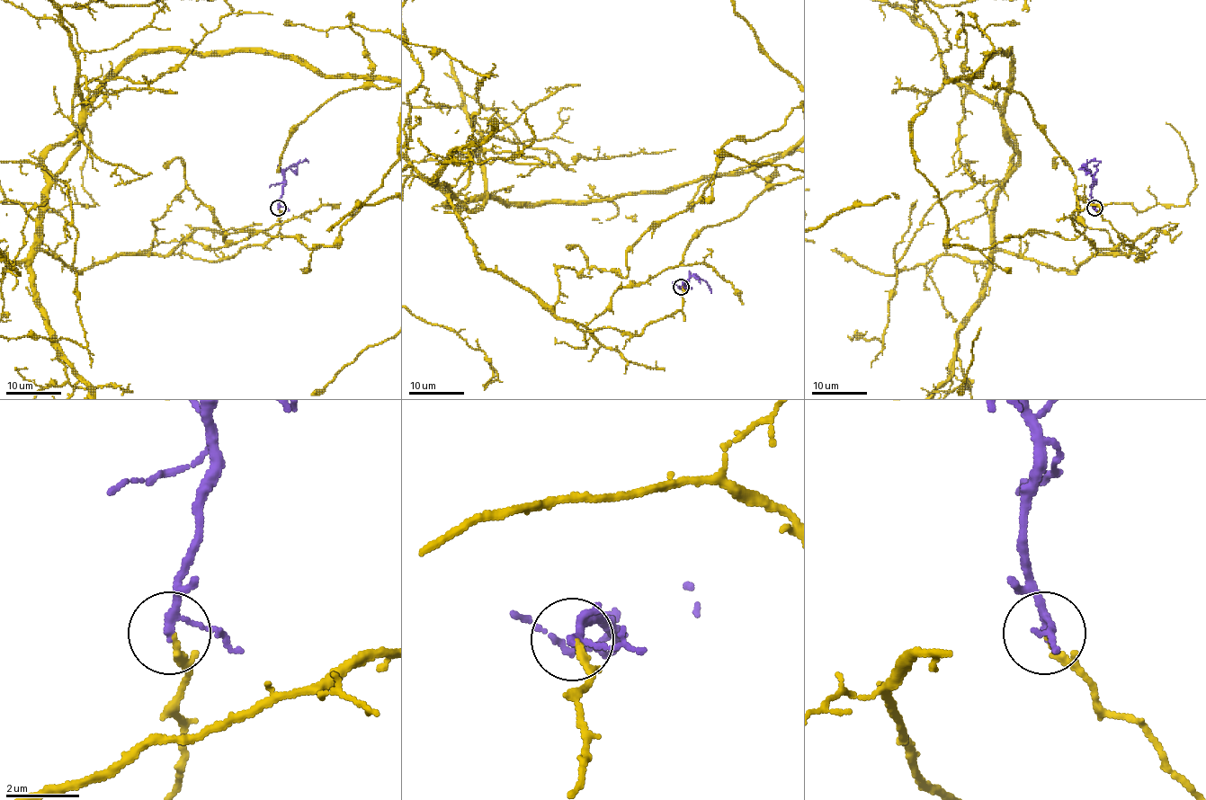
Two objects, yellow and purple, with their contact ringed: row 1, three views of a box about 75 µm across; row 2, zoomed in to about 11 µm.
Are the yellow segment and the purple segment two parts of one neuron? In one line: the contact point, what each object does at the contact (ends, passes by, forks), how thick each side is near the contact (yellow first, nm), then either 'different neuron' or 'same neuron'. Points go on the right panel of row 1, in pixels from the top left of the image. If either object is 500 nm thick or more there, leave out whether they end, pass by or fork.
at (1094, 208); yellow ends there; purple passes by; 170 nm thick on the yellow side, 190 nm on the other; different neuron

